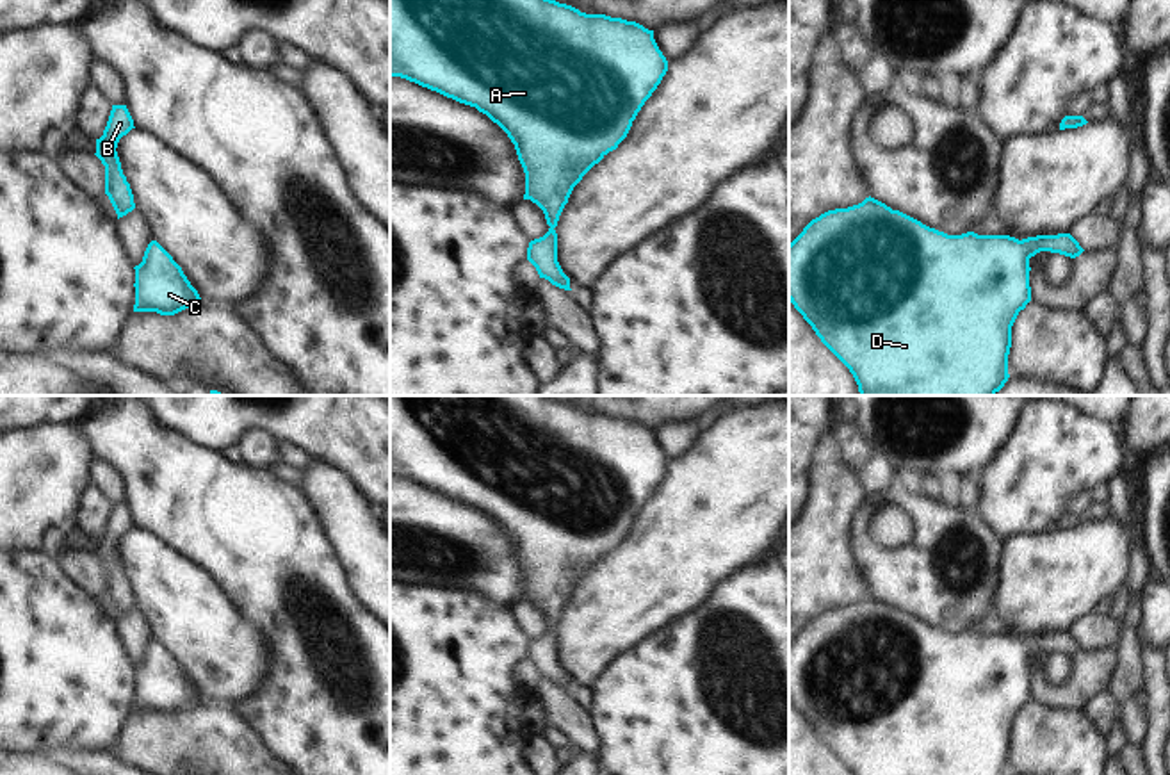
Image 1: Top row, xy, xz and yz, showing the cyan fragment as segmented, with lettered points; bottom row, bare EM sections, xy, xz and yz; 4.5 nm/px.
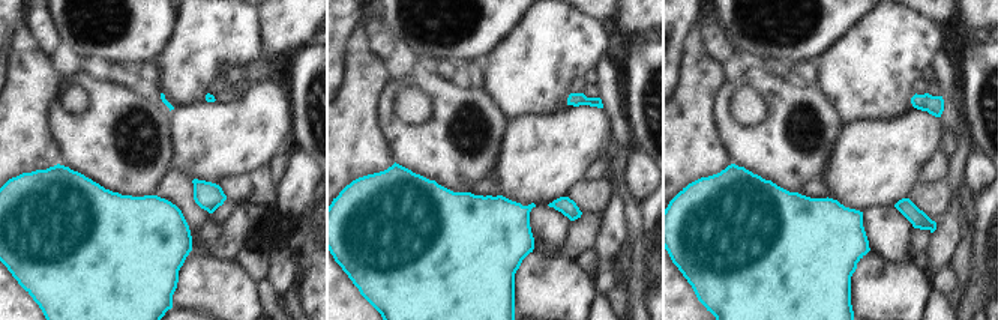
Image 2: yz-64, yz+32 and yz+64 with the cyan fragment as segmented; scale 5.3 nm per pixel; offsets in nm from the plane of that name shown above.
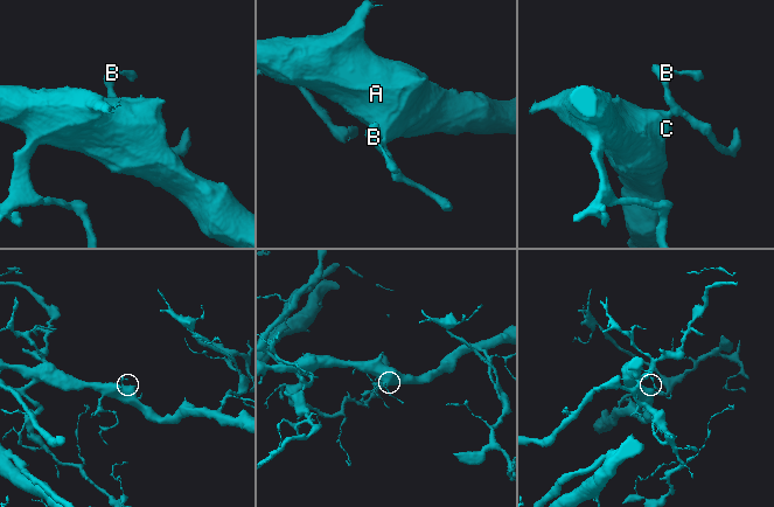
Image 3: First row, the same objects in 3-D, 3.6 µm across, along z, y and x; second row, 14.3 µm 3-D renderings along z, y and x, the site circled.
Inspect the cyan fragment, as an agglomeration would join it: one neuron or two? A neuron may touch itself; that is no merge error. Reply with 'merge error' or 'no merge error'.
no merge error

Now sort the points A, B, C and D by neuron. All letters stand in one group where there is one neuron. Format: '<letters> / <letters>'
A B C D

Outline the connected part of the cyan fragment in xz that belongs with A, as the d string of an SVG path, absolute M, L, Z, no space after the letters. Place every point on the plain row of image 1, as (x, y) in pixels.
M390 396L390 476L406 477L459 502L475 506L508 533L525 572L524 599L536 602L543 609L547 624L550 625L543 636L529 641L527 659L536 666L540 677L545 677L552 684L565 689L572 688L570 677L563 672L557 661L557 632L554 627L557 625L559 615L568 602L573 586L582 579L582 575L609 551L616 549L618 543L627 536L632 520L645 501L657 488L666 470L668 460L654 438L654 429L622 417L586 413L572 404L559 403L547 396Z

